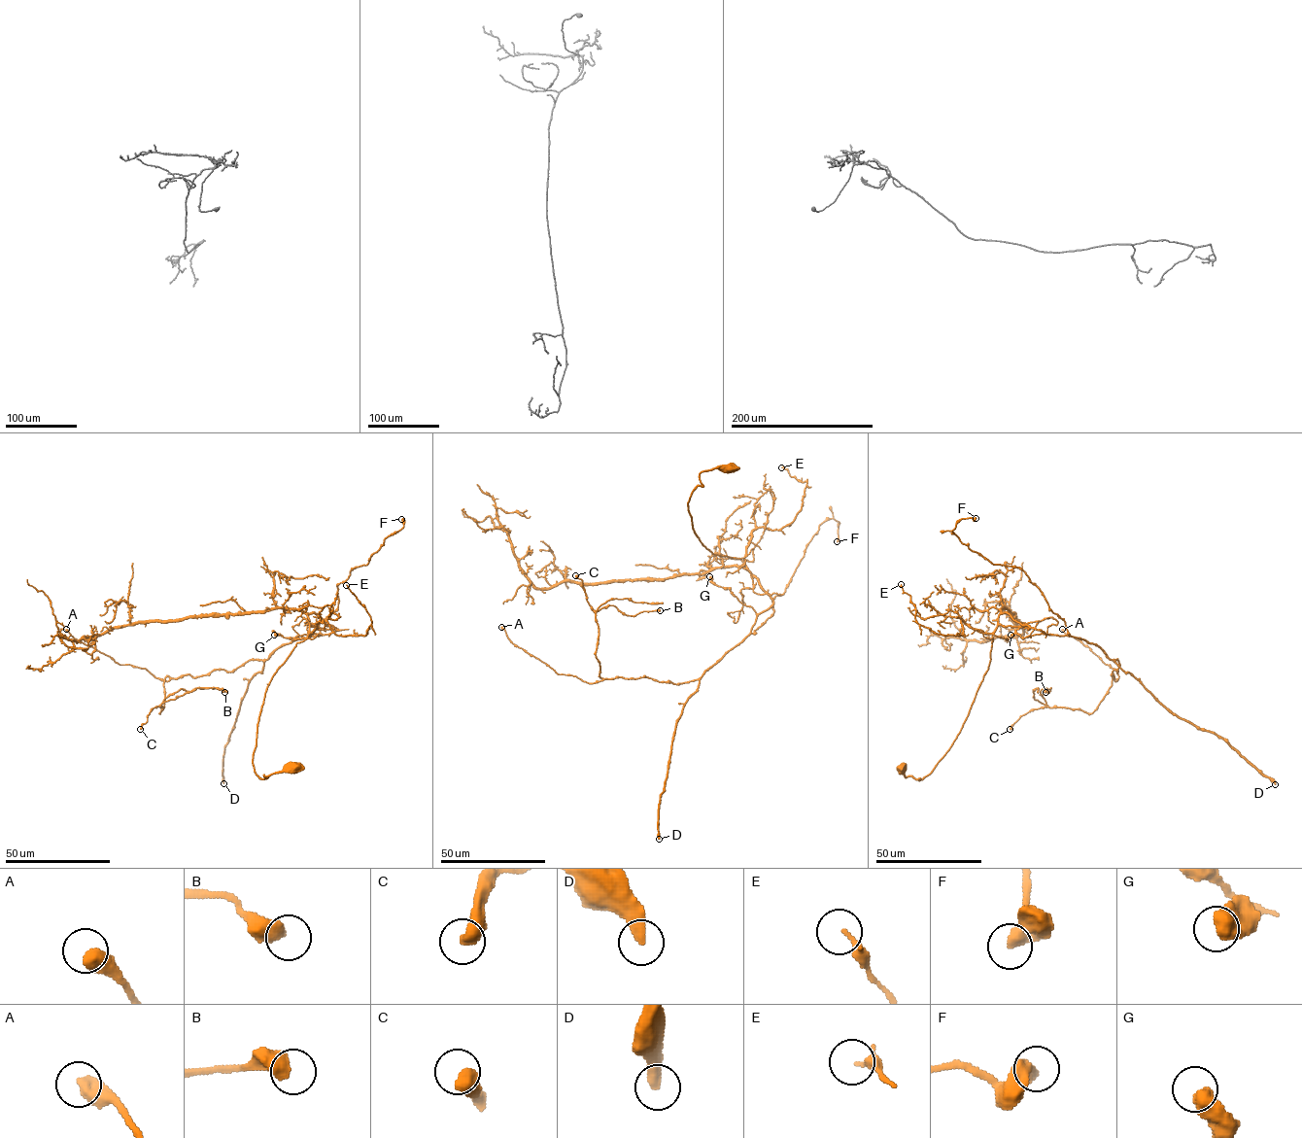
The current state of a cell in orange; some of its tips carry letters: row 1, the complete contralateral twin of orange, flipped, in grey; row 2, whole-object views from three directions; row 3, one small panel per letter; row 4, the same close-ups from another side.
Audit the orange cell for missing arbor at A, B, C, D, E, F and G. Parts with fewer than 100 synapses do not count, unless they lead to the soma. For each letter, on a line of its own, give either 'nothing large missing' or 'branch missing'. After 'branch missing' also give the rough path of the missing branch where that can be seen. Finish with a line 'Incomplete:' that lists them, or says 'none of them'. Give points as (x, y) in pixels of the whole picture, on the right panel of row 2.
A: nothing large missing
B: nothing large missing
C: nothing large missing
D: branch missing
E: nothing large missing
F: nothing large missing
G: nothing large missing
Incomplete: D

